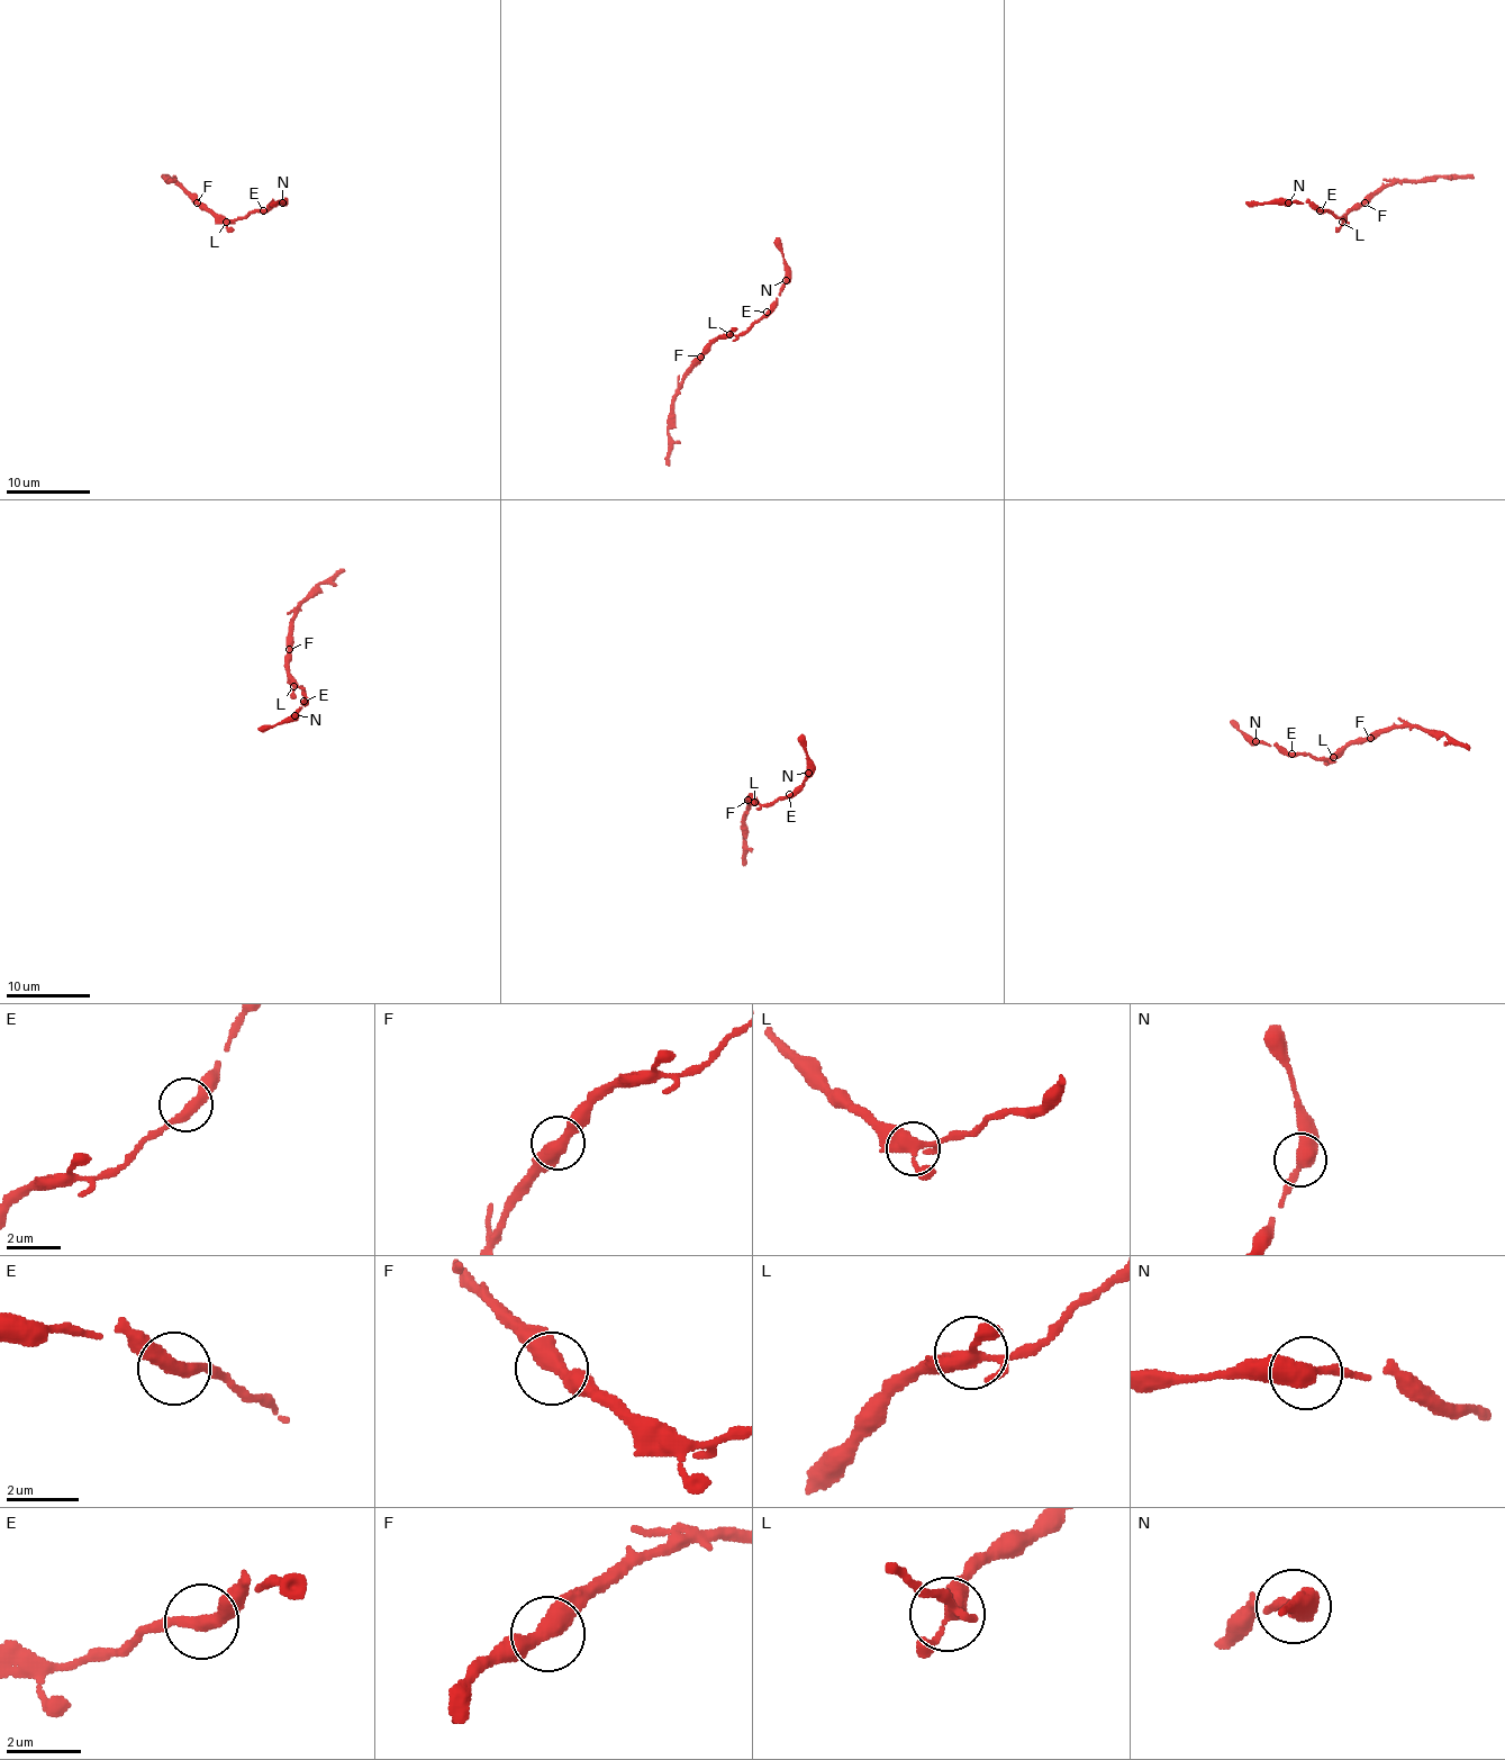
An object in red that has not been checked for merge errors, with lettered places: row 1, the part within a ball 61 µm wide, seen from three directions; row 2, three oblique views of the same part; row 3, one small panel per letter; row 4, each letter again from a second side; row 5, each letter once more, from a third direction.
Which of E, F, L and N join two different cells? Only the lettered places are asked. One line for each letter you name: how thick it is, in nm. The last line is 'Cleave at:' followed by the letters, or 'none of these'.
Cleave at: none of these

